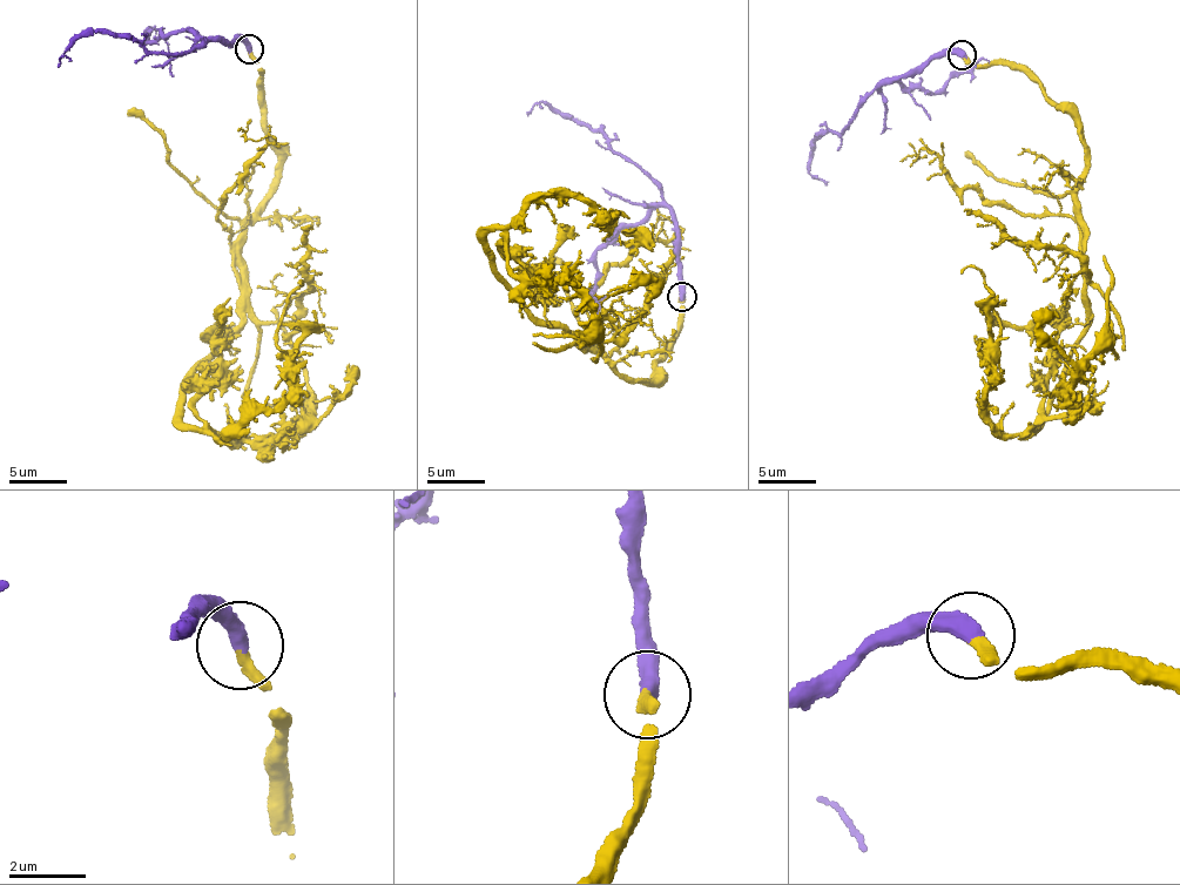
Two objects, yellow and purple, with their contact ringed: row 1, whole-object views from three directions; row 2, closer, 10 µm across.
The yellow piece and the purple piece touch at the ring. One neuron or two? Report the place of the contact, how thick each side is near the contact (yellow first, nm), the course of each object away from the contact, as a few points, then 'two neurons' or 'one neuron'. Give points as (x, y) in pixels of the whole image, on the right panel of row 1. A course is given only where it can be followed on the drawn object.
(962, 55) | 320/500 nm | yellow via (962, 56), (1020, 67), (1085, 146), (1087, 317), (1019, 434), (983, 404), (998, 316), (983, 275), (961, 274) | purple via (962, 56), (931, 54), (903, 76), (880, 80), (849, 126), (822, 134), (809, 167), (827, 183) | one neuron

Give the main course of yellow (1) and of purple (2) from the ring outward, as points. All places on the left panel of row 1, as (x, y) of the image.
1: (248, 49), (278, 162), (245, 228), (241, 328), (183, 393), (218, 437), (289, 390), (275, 332), (297, 284)
2: (248, 49), (238, 34), (229, 44), (218, 35), (173, 54), (95, 32), (68, 46), (59, 66)

